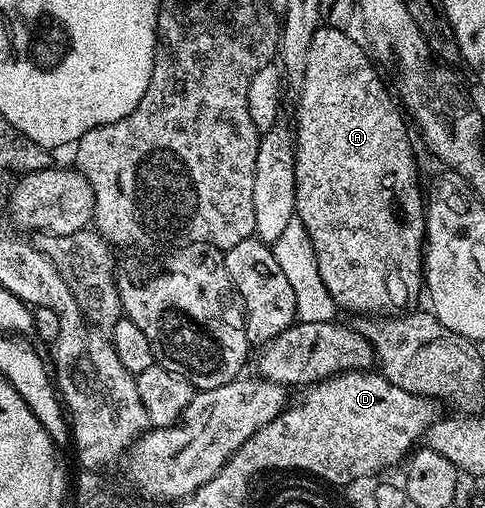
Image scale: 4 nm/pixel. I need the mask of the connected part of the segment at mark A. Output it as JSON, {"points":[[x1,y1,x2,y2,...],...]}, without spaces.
{"points":[[321,27,310,39,310,55,306,59,306,75,304,82,298,86,300,106,296,109,296,125,294,124,296,152,296,209,295,216,306,227,310,235,310,243,314,243,314,255,318,259,318,275,322,275,322,283,326,283,326,291,334,299,341,310,349,309,360,315,396,315,407,310,416,296,421,296,424,285,424,247,426,244,426,193,420,189,420,173,416,170,416,157,412,154,412,141,408,138,409,124,398,104,397,98,388,94,382,78,376,74,377,66,373,58,343,29]]}

